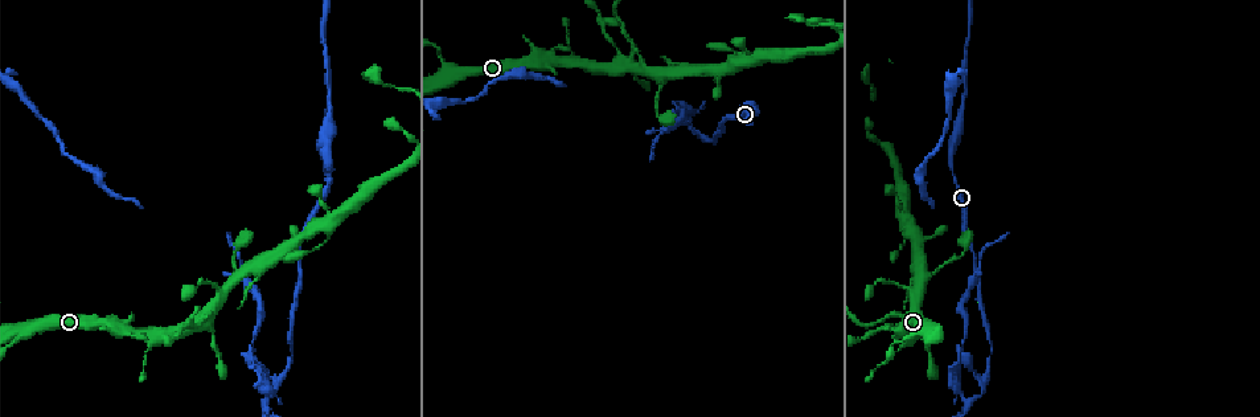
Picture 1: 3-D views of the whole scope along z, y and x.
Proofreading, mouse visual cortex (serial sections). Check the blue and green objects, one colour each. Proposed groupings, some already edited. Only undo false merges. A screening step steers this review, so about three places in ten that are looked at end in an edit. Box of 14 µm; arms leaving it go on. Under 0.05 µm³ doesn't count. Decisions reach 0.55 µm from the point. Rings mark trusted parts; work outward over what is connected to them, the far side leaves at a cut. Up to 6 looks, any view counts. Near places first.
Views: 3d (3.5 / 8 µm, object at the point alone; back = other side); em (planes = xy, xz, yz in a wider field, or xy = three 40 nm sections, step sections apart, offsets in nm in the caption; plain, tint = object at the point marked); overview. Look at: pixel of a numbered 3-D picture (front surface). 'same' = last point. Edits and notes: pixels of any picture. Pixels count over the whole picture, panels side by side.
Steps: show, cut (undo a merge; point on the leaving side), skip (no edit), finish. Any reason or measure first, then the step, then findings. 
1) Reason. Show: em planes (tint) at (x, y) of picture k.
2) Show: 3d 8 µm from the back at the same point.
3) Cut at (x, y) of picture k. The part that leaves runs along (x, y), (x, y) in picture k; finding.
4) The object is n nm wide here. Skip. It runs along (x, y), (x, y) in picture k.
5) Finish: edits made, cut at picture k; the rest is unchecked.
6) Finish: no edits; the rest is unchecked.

Sudden change in width. Show: 3d 3.5 µm from the back at (327, 160) of picture 1.

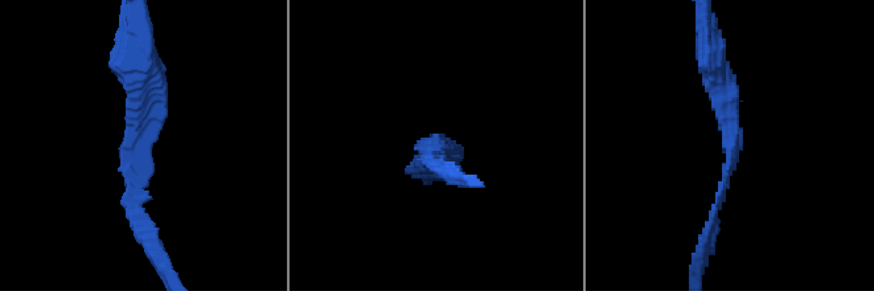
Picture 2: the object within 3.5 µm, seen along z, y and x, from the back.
Need the tissue. Show: em xy step 2 (tint) at (429, 146) of picture 2.

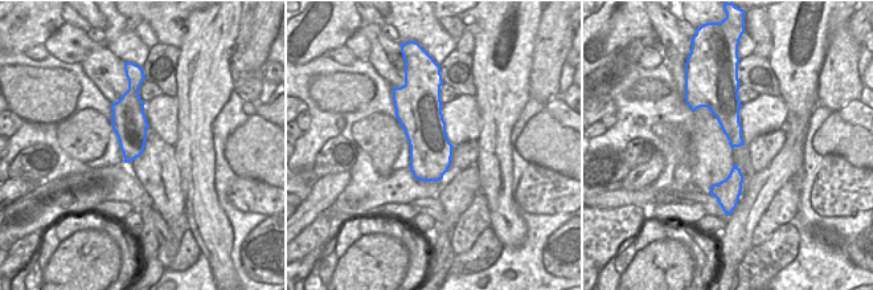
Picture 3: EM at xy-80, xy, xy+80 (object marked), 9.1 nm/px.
Show: em xy step 5 (tint) at the same point.

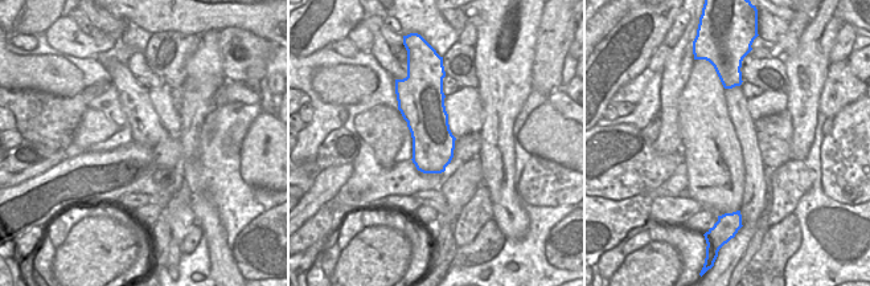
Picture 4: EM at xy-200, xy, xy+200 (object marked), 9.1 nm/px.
The object is 380 nm wide here. Skip. It runs along (144, 221), (127, 192), (139, 54) in picture 2; continuous, no second cell.

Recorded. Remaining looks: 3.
Sudden change in width. Show: 3d 3.5 µm at (705, 136) of picture 1.

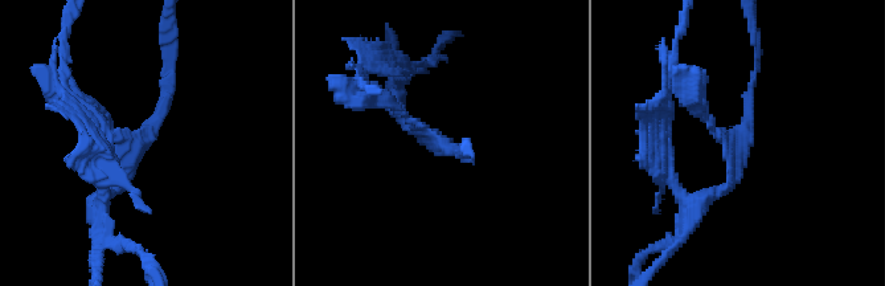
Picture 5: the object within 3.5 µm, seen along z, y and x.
Show: em xy step 5 (tint) at (139, 138) of picture 5.

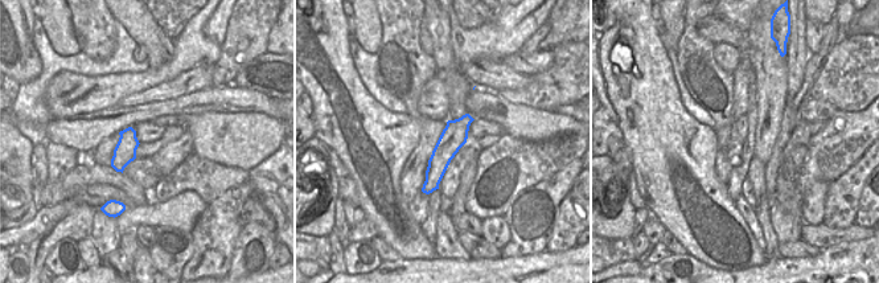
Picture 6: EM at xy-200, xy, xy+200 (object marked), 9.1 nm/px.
The arms are 100, 150, 150 nm wide. Skip. It runs along (467, 118), (426, 189) in picture 6; continuous, no second cell.

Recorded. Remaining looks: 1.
Finish: no edits; the rest is unchecked.

